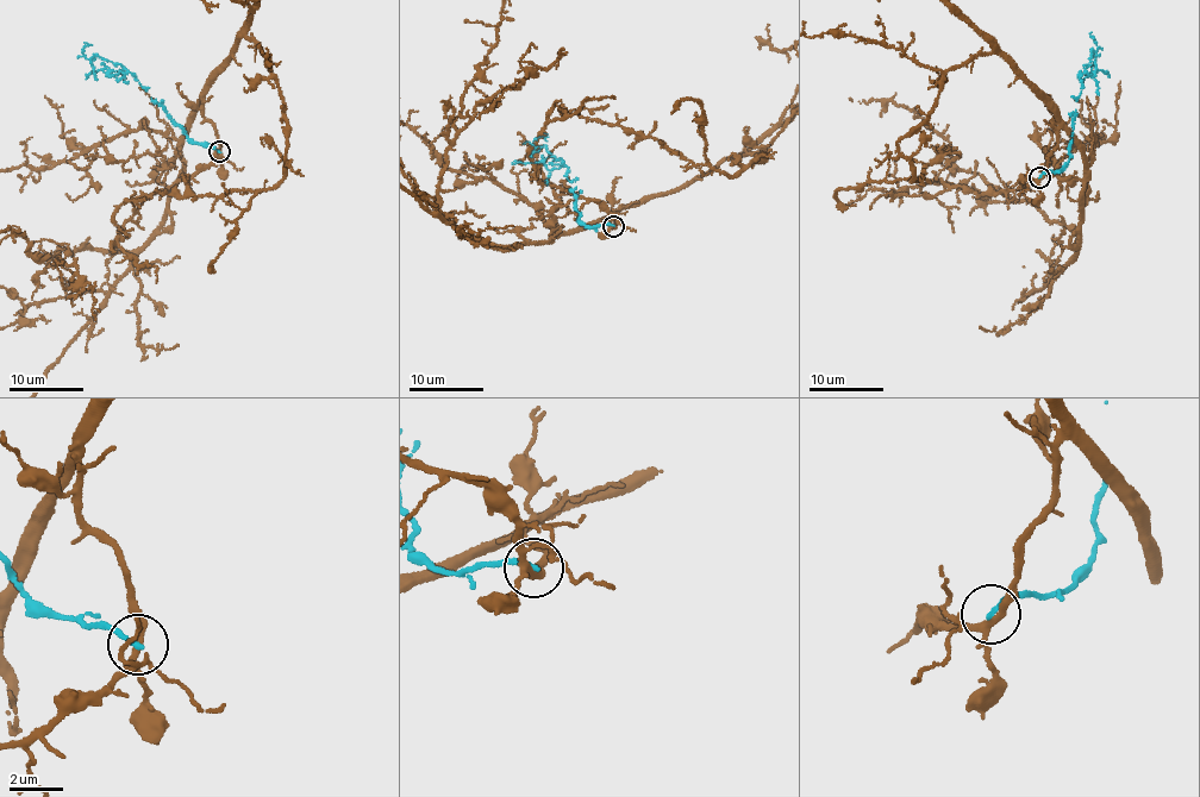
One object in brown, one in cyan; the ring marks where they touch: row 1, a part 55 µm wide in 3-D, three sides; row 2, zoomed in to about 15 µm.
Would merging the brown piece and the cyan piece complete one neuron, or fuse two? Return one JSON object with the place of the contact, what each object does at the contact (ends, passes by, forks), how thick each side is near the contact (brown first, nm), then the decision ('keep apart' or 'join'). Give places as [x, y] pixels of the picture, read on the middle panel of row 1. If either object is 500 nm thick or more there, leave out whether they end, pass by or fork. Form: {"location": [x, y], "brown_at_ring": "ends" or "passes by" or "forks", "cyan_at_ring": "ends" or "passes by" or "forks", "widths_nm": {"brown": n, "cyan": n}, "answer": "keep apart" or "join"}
{"location": [613, 226], "brown_at_ring": "forks", "cyan_at_ring": "ends", "widths_nm": {"brown": 240, "cyan": 180}, "answer": "keep apart"}

